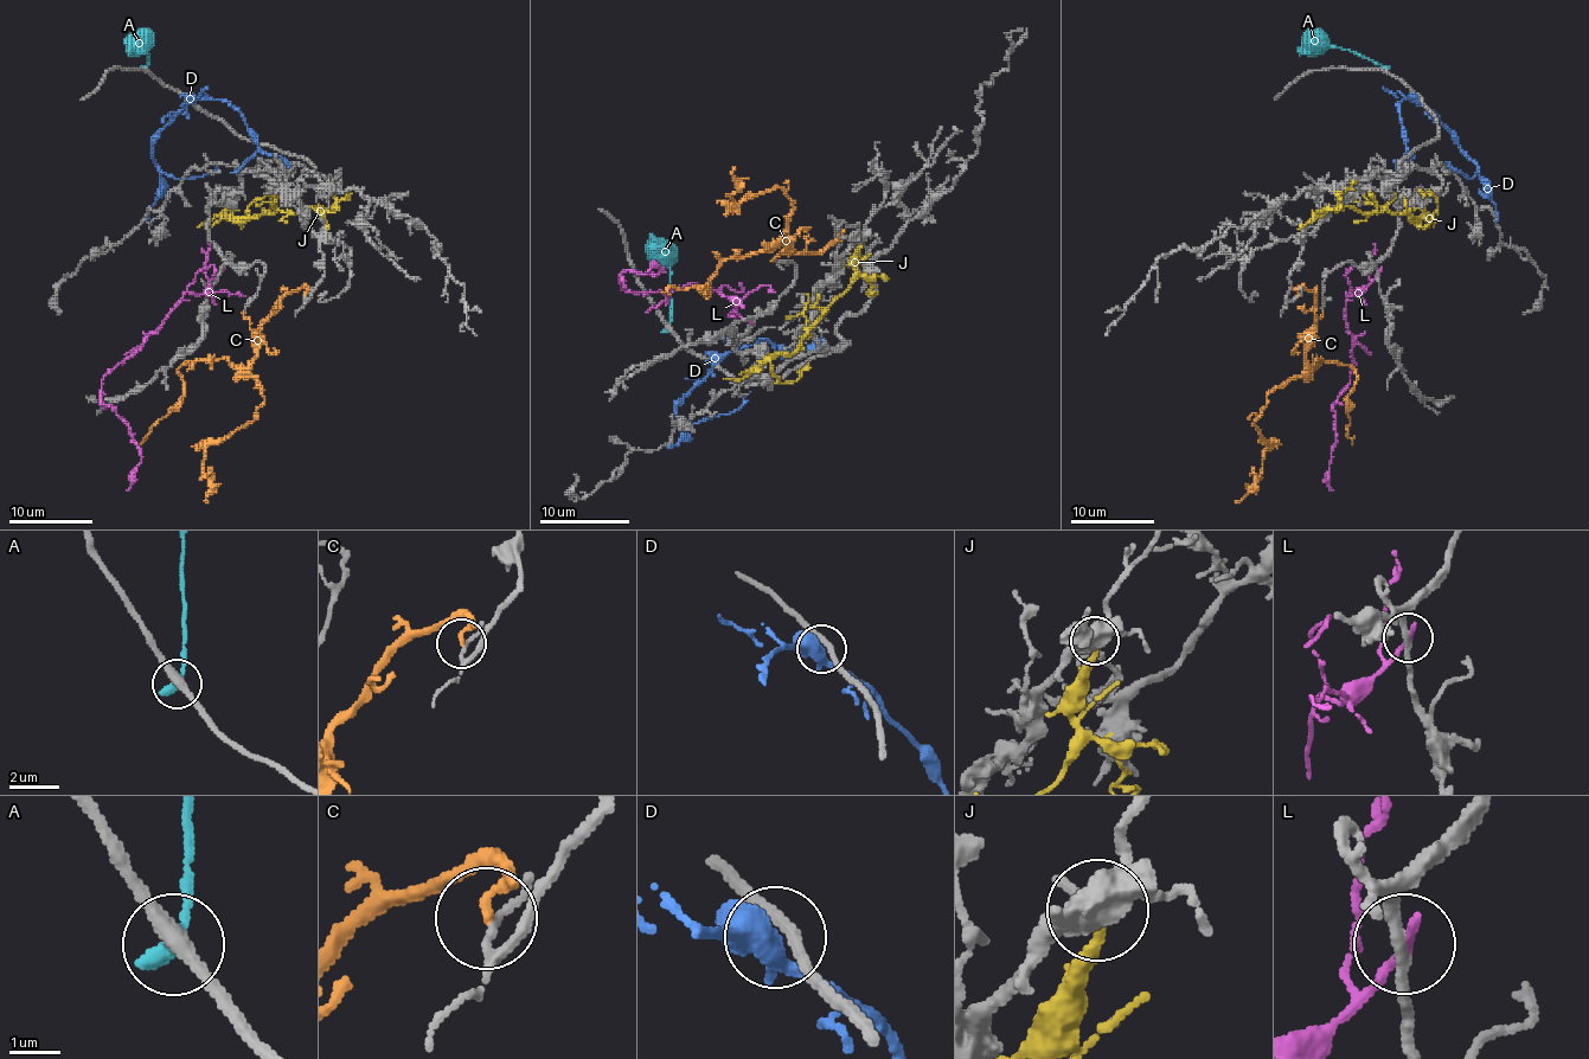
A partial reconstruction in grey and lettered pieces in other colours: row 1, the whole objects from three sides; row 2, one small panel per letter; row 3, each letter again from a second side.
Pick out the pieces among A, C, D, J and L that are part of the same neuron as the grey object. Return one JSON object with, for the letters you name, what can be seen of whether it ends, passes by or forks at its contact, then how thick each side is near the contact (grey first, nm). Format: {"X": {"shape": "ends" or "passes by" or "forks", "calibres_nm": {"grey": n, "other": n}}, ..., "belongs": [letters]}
{"belongs": []}

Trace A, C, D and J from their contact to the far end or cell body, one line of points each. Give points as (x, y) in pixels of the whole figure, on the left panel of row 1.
A: (145, 68), (147, 47), (128, 50)
C: (303, 295), (306, 287), (287, 294), (262, 325), (249, 371), (264, 402), (249, 423), (205, 448), (207, 502)
D: (186, 100), (160, 133), (153, 146), (153, 162), (177, 179), (204, 177), (222, 162)
J: (326, 225), (320, 210), (308, 206), (301, 212), (248, 217), (241, 226), (249, 217), (248, 207), (276, 190)

